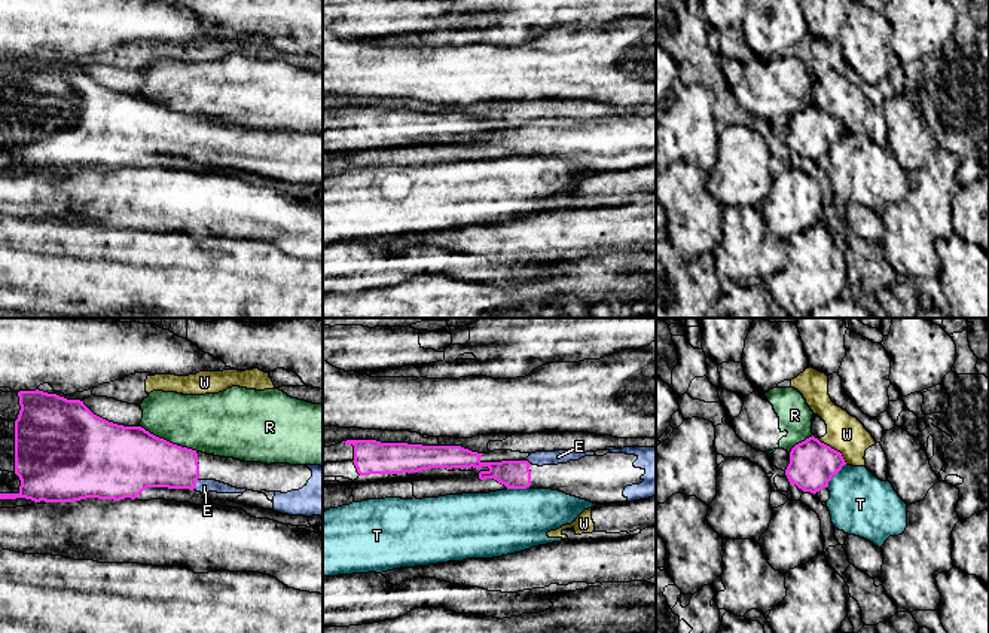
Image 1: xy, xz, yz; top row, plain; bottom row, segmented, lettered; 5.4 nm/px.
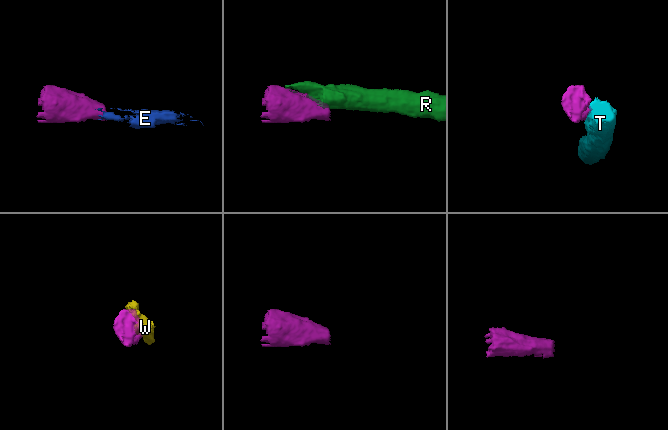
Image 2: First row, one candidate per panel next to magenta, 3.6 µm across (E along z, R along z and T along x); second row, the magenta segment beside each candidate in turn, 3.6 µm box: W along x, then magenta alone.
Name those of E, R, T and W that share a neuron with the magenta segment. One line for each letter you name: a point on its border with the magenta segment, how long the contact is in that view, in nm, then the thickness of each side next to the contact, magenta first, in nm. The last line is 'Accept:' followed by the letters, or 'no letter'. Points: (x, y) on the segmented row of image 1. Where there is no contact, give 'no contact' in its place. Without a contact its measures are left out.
E: contact xy (195, 483); length 80 nm; calibres 280 and 80 nm
Accept: E

